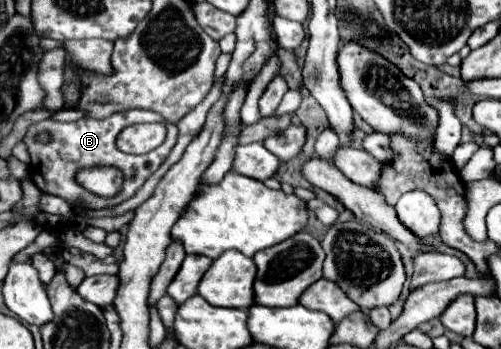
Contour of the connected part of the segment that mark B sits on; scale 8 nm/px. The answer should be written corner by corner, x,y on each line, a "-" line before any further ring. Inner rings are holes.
135,109
135,111
121,111
119,115
109,115
107,119
79,119
79,121
73,121
73,123
61,123
61,121
53,121
53,119
45,119
45,121
39,121
39,123
33,123
25,137
23,137
23,143
27,145
27,151
29,151
29,157
31,157
31,163
29,163
29,179
43,191
43,193
49,193
49,195
57,195
57,197
63,197
71,207
81,203
85,209
103,209
103,207
113,207
113,205
119,205
123,203
125,199
133,197
137,193
137,189
161,167
161,163
167,159
169,151
173,149
175,141
177,141
177,127
167,123
167,139
163,145
159,145
157,149
153,149
151,153
147,155
127,155
123,151
117,149
115,145
115,139
117,135
129,127
129,125
135,125
135,123
141,123
141,121
135,121
139,117
141,111
-
39,131
49,131
53,141
49,143
37,143
35,141
35,135
-
91,165
113,165
117,169
123,171
125,175
125,183
123,183
123,191
113,197
113,199
103,199
103,197
97,197
89,191
85,191
81,185
77,185
75,181
75,173
77,169
81,167
91,167

